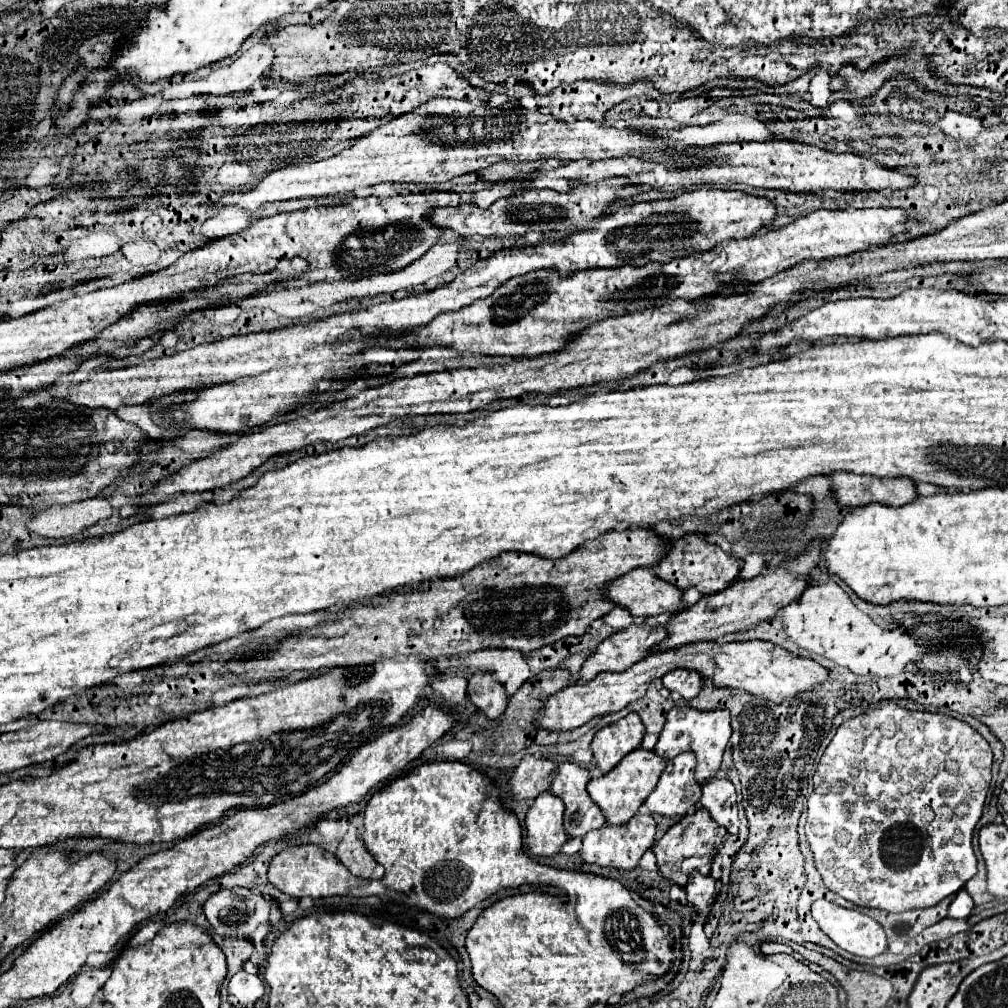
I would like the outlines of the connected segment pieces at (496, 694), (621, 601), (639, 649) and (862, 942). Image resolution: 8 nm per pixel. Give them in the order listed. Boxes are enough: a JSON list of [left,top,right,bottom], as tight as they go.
[[467,673,507,719],[607,569,683,617],[577,625,667,683],[811,899,887,957]]

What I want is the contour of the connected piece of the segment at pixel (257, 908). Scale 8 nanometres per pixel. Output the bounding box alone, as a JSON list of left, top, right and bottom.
[203,889,269,939]

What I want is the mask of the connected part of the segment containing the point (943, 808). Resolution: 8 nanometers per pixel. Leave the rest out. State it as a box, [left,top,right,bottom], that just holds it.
[805,705,993,913]

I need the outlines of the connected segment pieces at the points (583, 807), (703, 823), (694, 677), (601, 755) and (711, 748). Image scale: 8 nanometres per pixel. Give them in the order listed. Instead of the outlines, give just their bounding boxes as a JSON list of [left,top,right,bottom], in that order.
[[549,763,605,837],[655,809,725,885],[663,669,703,701],[591,713,645,773],[655,707,731,783]]

